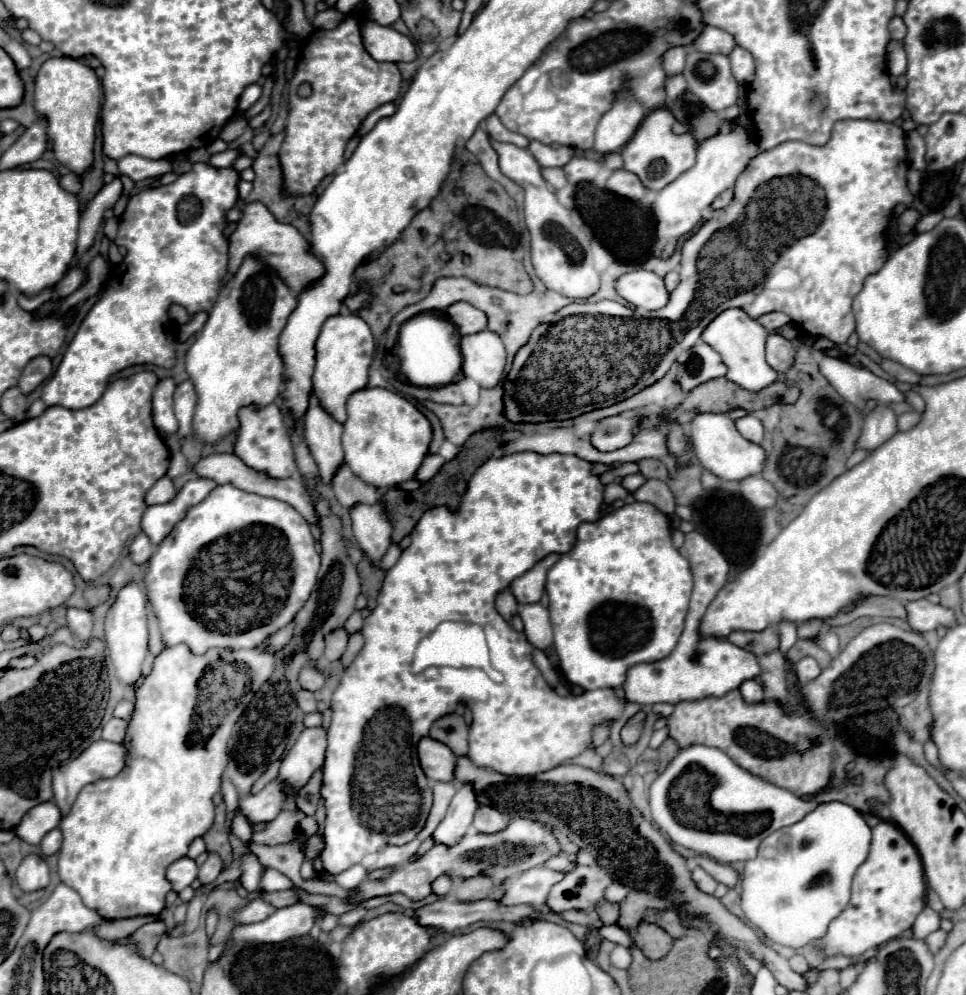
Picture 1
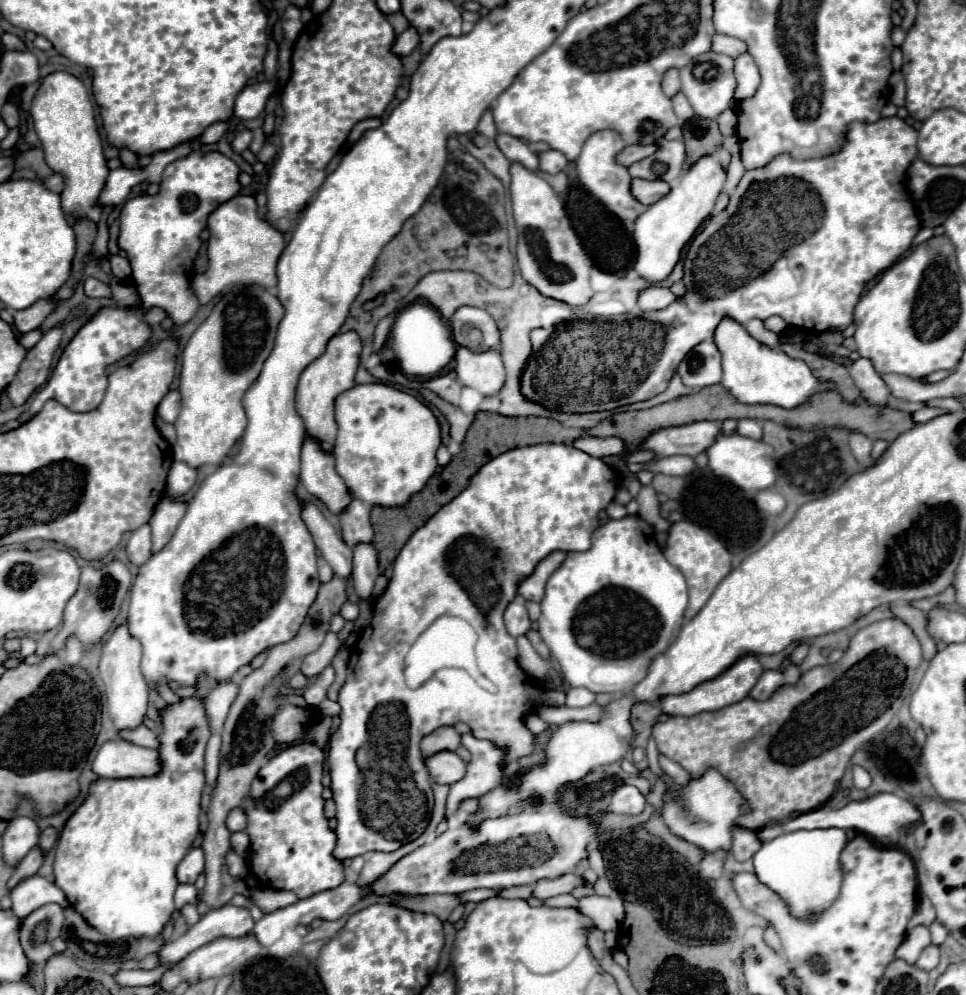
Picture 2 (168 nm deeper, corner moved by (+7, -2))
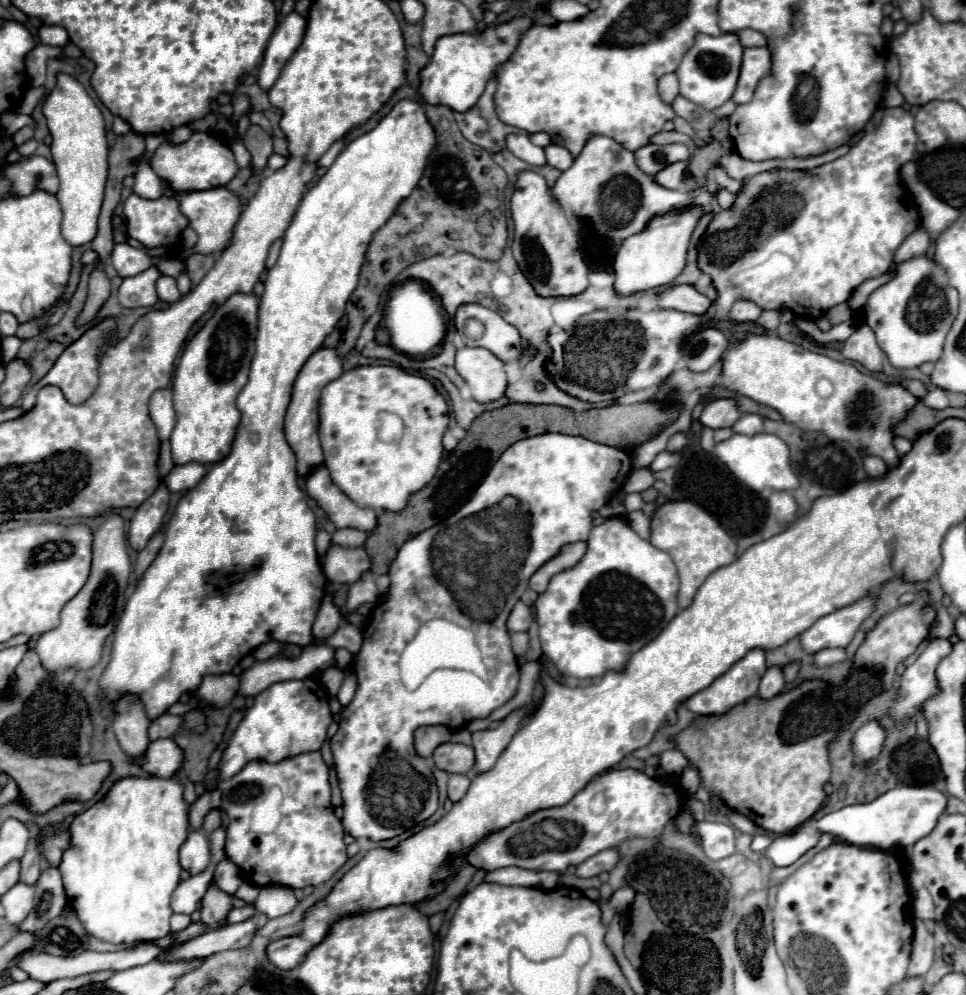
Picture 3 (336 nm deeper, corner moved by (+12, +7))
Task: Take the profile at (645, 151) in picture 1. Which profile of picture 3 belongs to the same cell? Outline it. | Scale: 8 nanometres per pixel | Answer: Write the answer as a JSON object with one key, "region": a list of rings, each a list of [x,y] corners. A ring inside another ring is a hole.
{"region":[[[646,144],[634,152],[636,164],[642,172],[646,174],[656,174],[662,168],[682,162],[690,158],[690,146],[686,144],[668,144],[668,146],[656,146],[656,144]]]}

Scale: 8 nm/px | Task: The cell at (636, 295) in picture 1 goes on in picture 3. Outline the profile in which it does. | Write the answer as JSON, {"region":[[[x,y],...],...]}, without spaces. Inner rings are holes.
{"region":[[[686,284],[666,288],[656,296],[656,300],[660,308],[672,308],[672,310],[692,312],[692,314],[704,314],[712,304],[706,296],[696,292],[694,286],[686,286]]]}

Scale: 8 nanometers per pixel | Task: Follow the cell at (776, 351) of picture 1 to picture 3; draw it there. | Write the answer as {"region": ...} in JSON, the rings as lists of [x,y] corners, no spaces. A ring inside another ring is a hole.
{"region":[[[738,300],[732,310],[730,310],[730,320],[734,322],[756,322],[760,318],[762,310],[754,304],[754,302],[748,302],[748,300]]]}

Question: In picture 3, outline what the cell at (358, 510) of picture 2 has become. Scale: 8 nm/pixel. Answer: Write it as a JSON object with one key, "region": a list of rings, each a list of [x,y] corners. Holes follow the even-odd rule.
{"region":[[[340,528],[332,534],[332,542],[340,546],[362,546],[366,540],[366,532],[356,530],[356,528]]]}

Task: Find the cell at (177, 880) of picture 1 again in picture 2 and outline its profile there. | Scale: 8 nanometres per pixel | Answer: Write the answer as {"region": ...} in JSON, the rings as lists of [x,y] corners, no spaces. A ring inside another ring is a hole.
{"region":[[[199,847],[191,849],[183,857],[183,861],[177,865],[177,879],[179,879],[179,883],[195,883],[197,877],[203,873],[203,865],[205,865],[203,851]]]}

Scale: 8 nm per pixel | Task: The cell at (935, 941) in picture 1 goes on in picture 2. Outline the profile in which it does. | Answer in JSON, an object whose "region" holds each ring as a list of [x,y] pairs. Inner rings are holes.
{"region":[[[937,945],[925,947],[925,949],[921,951],[921,955],[919,955],[919,959],[917,959],[915,965],[917,965],[919,969],[923,969],[923,971],[935,969],[935,967],[939,965],[939,947],[937,947]]]}

